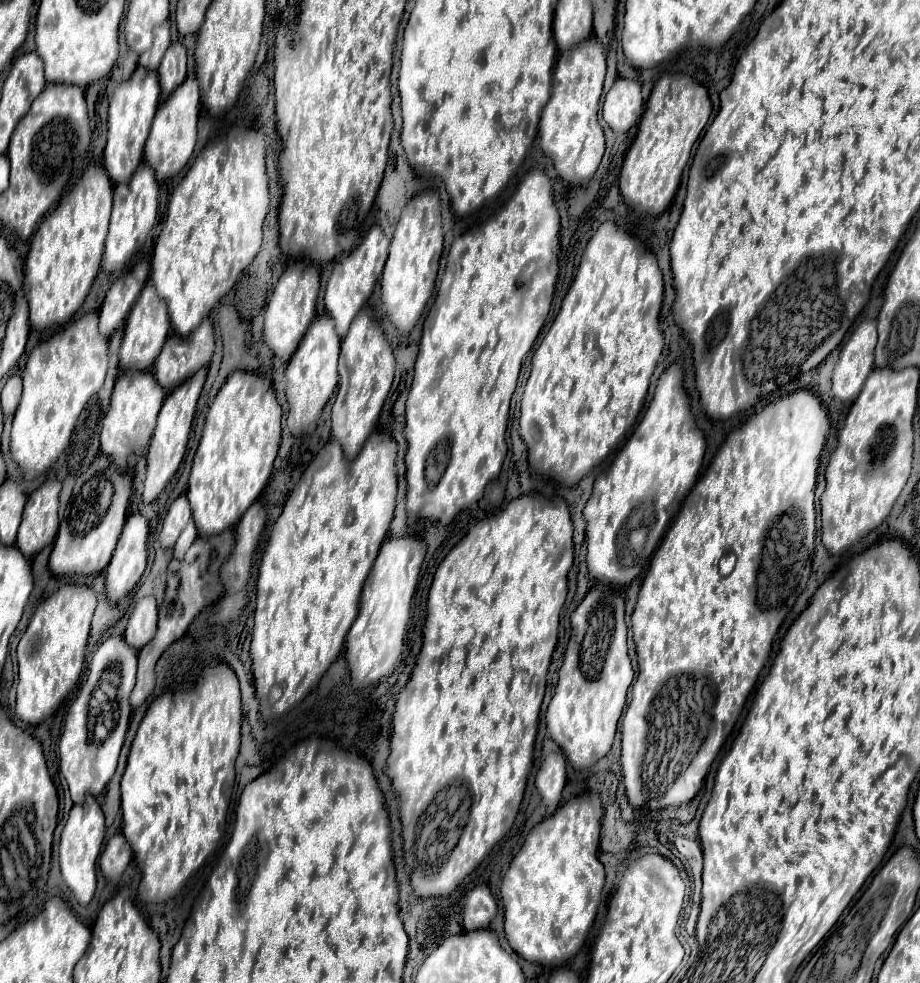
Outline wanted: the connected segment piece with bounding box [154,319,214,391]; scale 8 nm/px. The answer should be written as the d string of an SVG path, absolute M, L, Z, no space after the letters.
M204 319L190 337L170 335L162 347L156 363L154 375L164 389L174 389L186 377L192 377L198 369L208 367L214 353L214 329L208 319Z

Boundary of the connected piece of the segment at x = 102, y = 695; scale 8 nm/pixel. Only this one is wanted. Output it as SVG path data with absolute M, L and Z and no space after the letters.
M108 637L92 655L86 683L80 683L74 703L68 707L64 733L60 737L60 775L68 783L72 803L84 799L86 793L100 795L112 779L118 755L126 737L130 719L130 691L136 677L138 651L126 645L124 637Z

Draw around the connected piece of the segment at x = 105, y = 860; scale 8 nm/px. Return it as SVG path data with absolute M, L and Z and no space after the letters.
M122 833L112 835L100 855L102 875L110 881L118 881L122 877L126 865L130 863L130 857L132 857L132 849L130 849L128 841L124 839L124 835Z

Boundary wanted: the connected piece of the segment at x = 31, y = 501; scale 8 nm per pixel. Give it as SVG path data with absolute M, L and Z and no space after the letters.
M46 479L30 497L24 507L22 523L16 537L16 547L34 557L42 547L50 545L58 533L58 495L62 483Z

